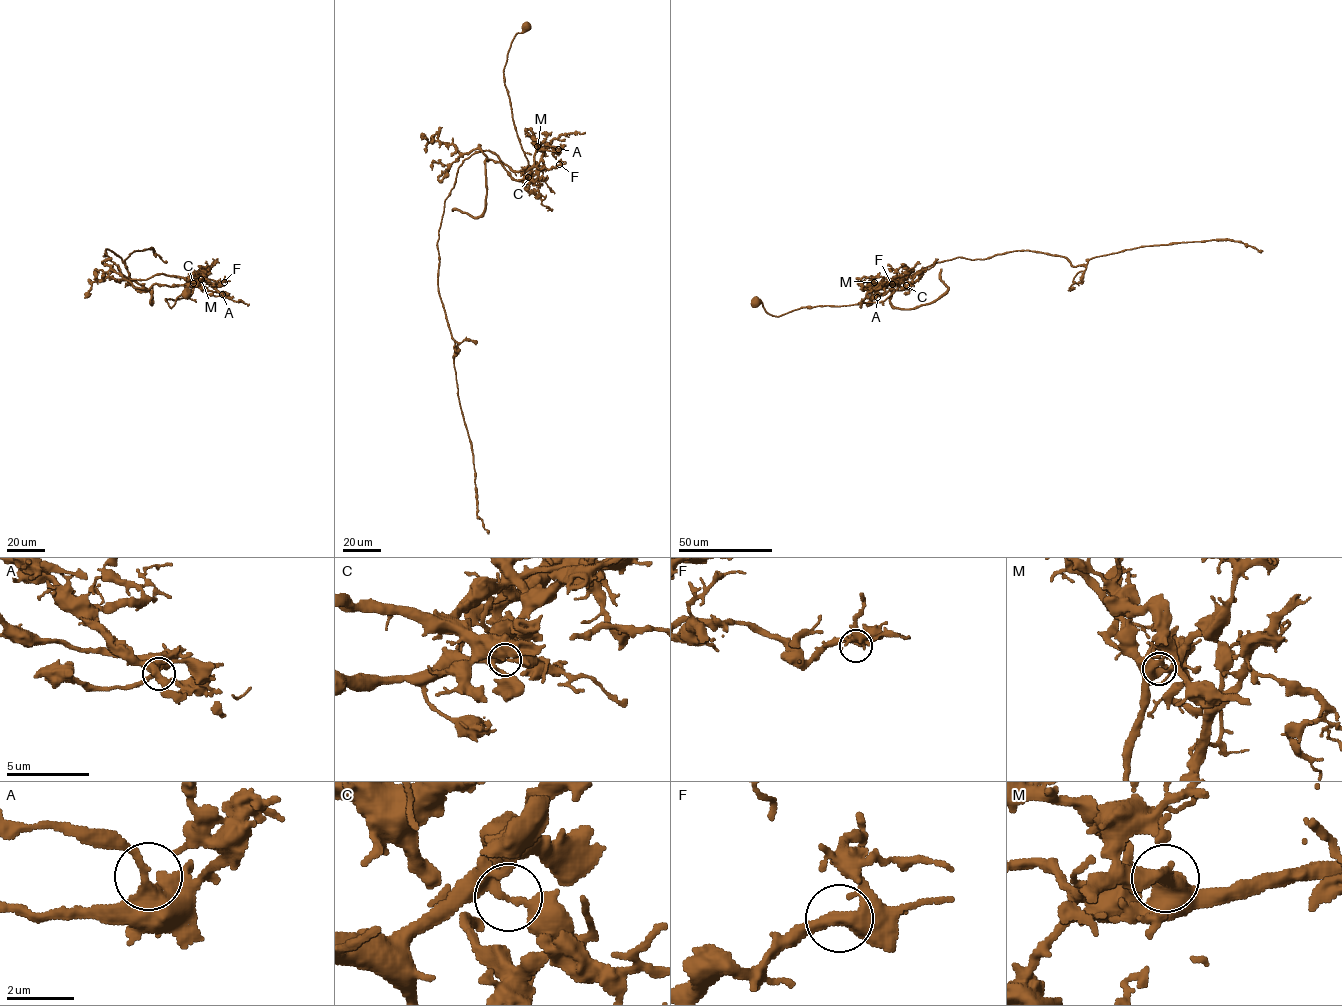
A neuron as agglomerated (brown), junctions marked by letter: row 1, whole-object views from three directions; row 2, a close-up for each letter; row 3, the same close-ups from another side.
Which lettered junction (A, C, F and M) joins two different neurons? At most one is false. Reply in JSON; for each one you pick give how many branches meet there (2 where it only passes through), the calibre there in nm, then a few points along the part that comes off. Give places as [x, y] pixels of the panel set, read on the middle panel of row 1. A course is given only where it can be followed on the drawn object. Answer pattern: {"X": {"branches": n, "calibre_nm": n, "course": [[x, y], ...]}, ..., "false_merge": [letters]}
{"C": {"branches": 2, "calibre_nm": 320, "course": [[528, 178], [514, 179], [500, 162], [486, 159], [485, 209], [476, 217], [452, 211]]}, "false_merge": ["C"]}

